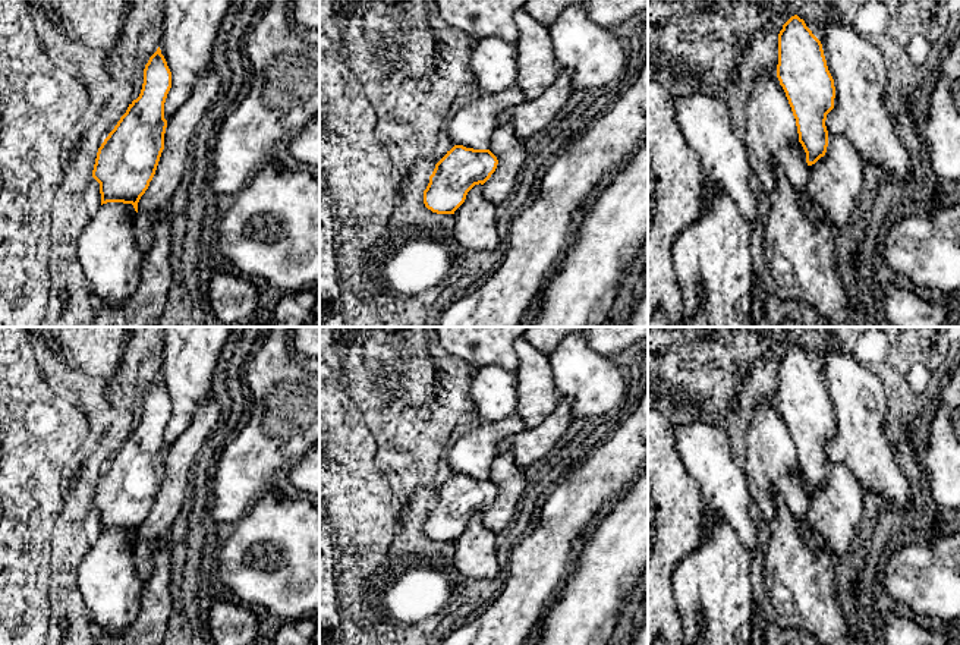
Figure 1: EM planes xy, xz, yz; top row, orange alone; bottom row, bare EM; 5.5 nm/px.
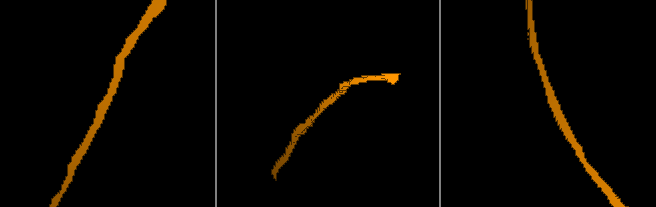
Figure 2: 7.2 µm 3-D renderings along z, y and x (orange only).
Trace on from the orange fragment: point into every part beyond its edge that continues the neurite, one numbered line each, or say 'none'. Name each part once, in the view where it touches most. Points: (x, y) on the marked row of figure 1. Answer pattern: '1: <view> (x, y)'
none

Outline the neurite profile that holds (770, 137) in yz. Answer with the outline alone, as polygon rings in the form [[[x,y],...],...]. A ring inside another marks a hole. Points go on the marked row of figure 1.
[[[759,73],[746,103],[746,128],[742,139],[752,173],[765,194],[775,189],[781,169],[796,192],[809,182],[808,163],[797,150],[796,119],[778,78]]]

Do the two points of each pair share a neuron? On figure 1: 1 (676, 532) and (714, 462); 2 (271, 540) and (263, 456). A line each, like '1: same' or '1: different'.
1: different
2: different

